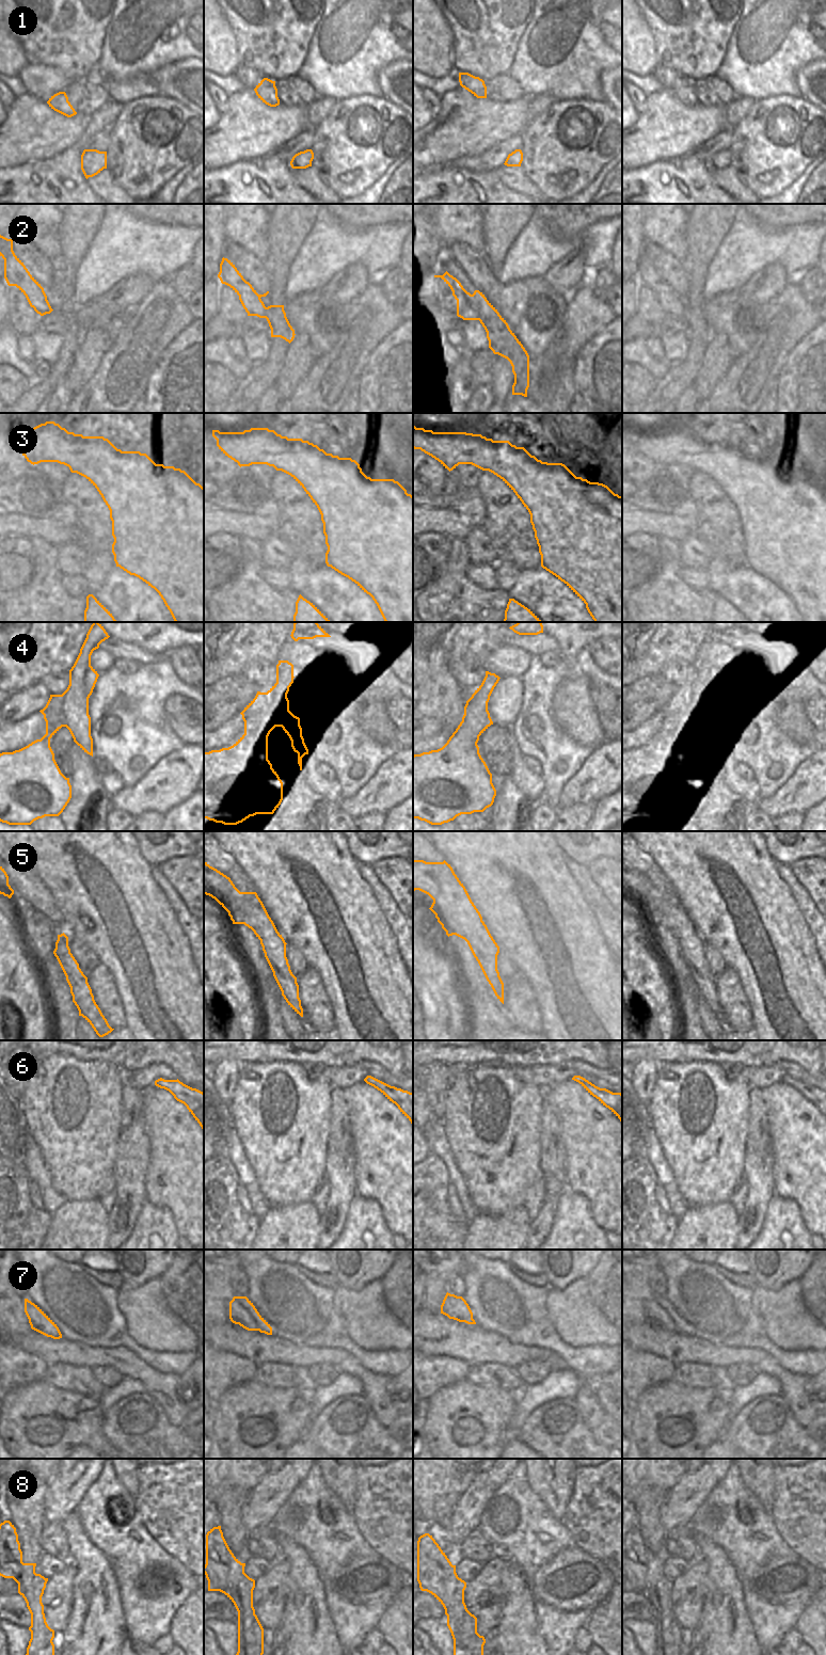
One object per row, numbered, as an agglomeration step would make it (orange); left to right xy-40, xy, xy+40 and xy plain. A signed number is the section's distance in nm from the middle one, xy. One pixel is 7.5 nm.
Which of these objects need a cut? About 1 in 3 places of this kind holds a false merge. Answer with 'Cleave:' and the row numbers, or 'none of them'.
Cleave: 8

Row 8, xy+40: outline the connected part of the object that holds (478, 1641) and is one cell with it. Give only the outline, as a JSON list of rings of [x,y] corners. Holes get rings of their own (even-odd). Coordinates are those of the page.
[[[474,1617],[472,1620],[472,1624],[475,1628],[475,1635],[473,1637],[473,1645],[471,1648],[472,1655],[483,1655],[483,1645],[486,1643],[486,1639],[483,1636],[480,1636],[477,1633],[477,1618]]]

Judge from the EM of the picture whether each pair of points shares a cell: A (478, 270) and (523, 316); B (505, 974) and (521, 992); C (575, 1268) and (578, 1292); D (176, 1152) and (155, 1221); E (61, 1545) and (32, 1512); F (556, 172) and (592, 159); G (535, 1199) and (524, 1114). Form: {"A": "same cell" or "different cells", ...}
{"A": "same cell", "B": "different cells", "C": "different cells", "D": "different cells", "E": "different cells", "F": "same cell", "G": "different cells"}

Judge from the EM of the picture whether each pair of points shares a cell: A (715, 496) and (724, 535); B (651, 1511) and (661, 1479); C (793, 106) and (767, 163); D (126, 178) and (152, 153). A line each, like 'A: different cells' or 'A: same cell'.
A: same cell
B: different cells
C: same cell
D: same cell

